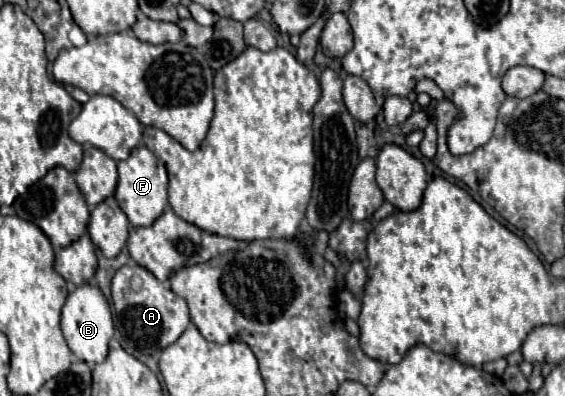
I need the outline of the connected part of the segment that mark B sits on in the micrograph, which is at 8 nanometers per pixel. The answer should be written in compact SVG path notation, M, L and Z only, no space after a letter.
M82 285L68 295L62 307L62 333L70 351L80 361L86 361L88 365L96 365L106 359L108 343L114 335L114 325L112 325L112 313L108 301L104 299L102 291L96 285Z

